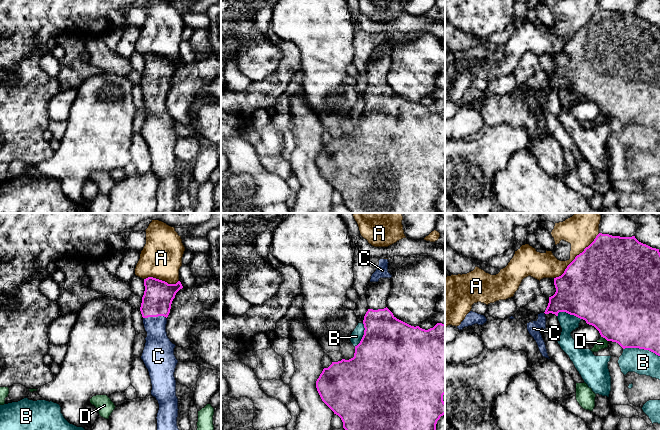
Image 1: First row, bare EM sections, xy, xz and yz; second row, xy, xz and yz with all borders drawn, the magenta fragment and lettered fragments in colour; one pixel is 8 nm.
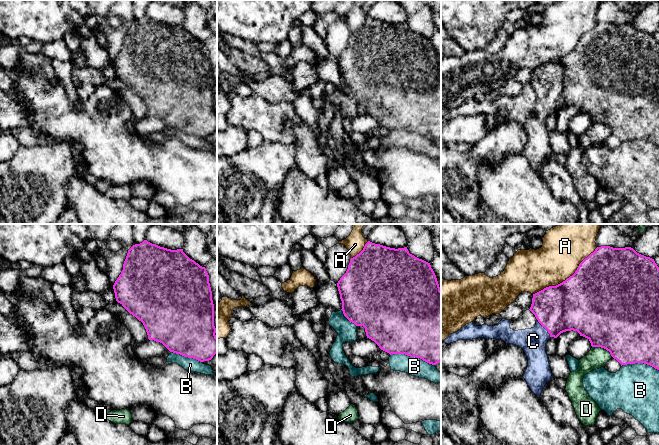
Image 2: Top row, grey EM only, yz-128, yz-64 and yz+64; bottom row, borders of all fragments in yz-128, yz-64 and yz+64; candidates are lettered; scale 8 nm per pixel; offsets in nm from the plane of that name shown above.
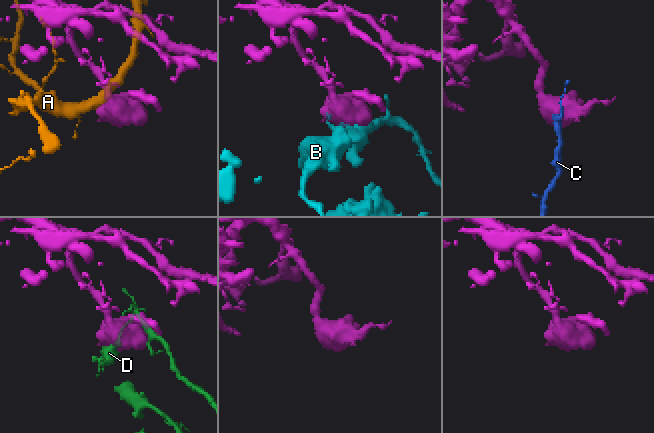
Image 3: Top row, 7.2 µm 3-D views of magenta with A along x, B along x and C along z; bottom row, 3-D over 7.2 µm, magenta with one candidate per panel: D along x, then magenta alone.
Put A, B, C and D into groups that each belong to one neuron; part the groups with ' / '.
A / B / C / D

